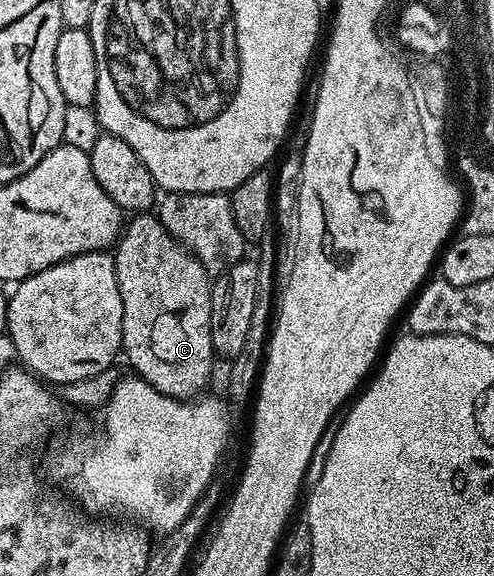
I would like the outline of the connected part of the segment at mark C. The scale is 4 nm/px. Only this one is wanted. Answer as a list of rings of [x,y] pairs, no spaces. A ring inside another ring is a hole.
[[[153,214],[134,215],[123,228],[114,249],[115,275],[122,302],[122,355],[127,358],[138,377],[146,380],[170,398],[189,400],[200,395],[213,372],[211,340],[211,278],[207,270],[193,257]]]

